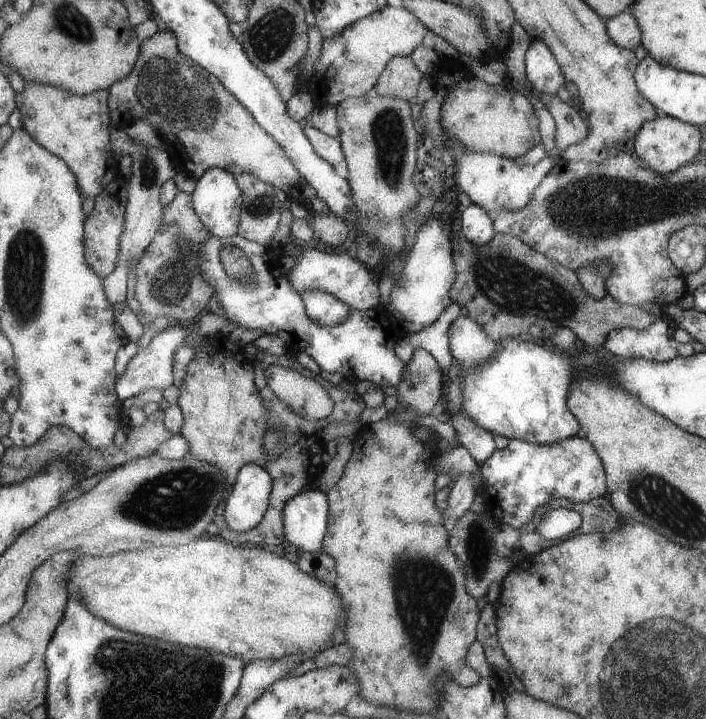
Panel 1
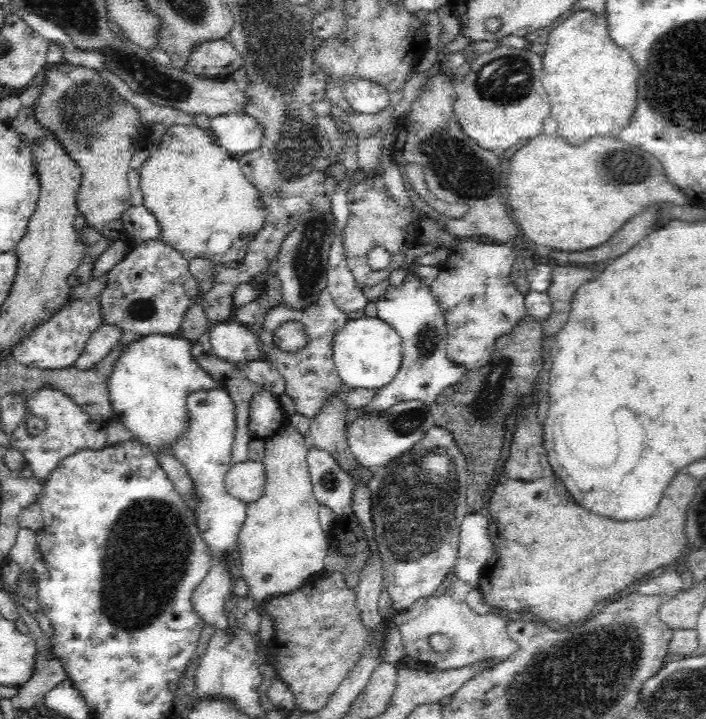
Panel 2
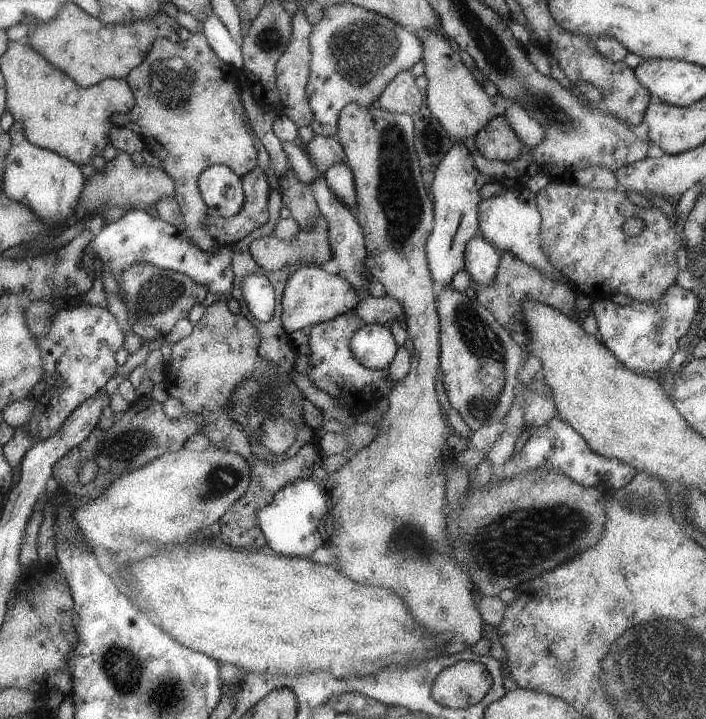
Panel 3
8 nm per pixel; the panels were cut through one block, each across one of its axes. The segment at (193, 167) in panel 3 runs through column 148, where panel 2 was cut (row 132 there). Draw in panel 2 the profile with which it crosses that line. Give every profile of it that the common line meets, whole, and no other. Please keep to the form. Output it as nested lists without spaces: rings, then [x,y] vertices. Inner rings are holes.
[[[62,60],[48,67],[48,70],[43,73],[39,87],[39,95],[33,104],[36,121],[56,137],[56,141],[60,142],[66,154],[70,155],[70,158],[82,169],[80,189],[76,198],[77,209],[84,215],[88,226],[100,231],[108,242],[130,239],[121,222],[123,213],[132,207],[127,174],[131,169],[130,162],[134,152],[146,150],[152,141],[151,124],[142,122],[136,108],[122,98],[108,82],[101,78],[99,72],[92,68]]]

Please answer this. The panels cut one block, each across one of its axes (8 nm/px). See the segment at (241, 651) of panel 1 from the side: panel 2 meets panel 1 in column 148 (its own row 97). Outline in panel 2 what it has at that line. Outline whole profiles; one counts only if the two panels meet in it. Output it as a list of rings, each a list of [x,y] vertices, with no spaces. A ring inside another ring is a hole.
[[[591,10],[577,11],[550,32],[543,58],[540,81],[550,102],[549,117],[556,120],[556,134],[566,142],[585,143],[594,137],[612,137],[629,125],[636,108],[638,68],[631,54],[612,42],[605,14]]]

